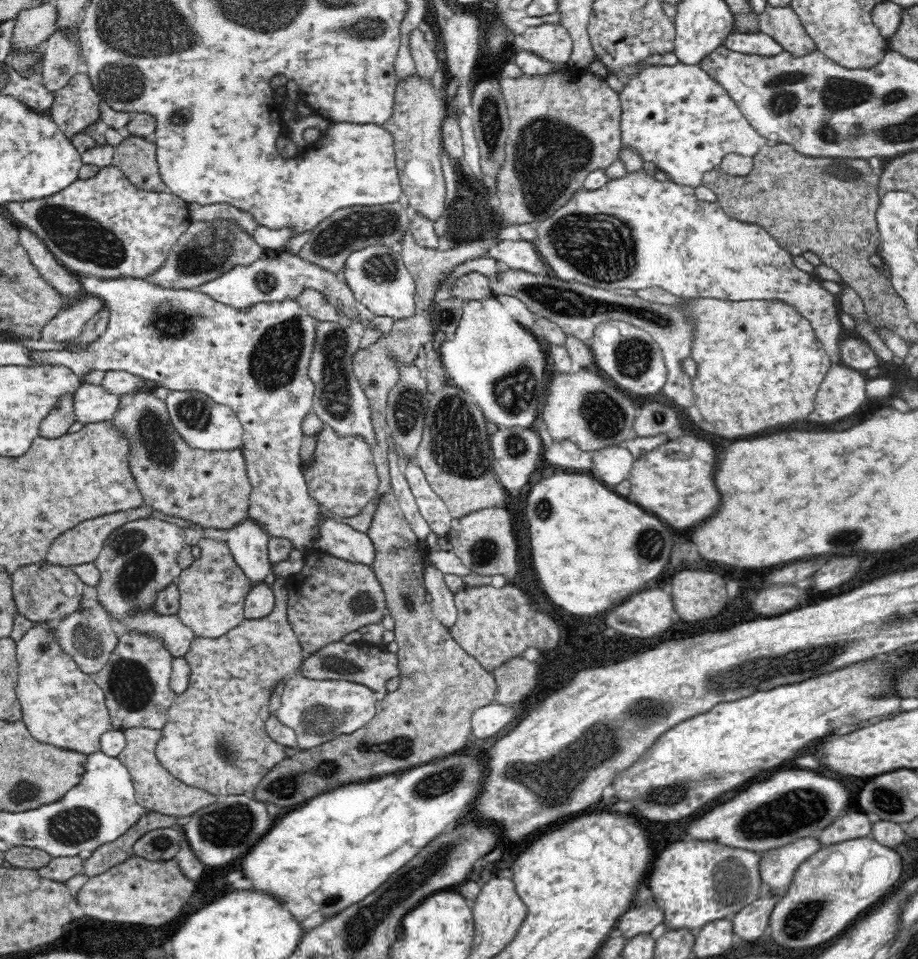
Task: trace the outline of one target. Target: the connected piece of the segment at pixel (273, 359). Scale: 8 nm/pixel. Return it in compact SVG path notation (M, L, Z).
M76 274L78 281L82 285L84 292L87 294L95 294L99 296L104 302L105 306L110 309L109 323L107 329L100 335L92 344L84 346L82 349L76 350L59 350L52 348L52 350L36 350L31 354L31 357L38 364L44 365L64 365L74 371L74 374L80 377L80 380L86 380L90 372L100 372L109 370L126 370L130 374L137 374L143 376L148 380L153 380L158 383L158 386L166 386L171 391L194 390L207 394L214 402L229 406L239 418L243 427L243 446L241 452L243 453L245 464L247 465L247 475L252 489L249 498L249 508L247 510L247 518L254 521L266 531L268 538L286 538L290 540L294 549L308 552L308 550L317 549L316 542L321 531L321 524L325 518L329 516L328 510L325 510L320 503L311 498L302 465L302 440L303 433L301 430L301 423L304 421L304 416L313 410L313 396L315 392L312 381L308 379L309 362L314 350L314 340L316 338L316 319L308 314L296 300L284 300L284 302L277 303L258 303L252 305L246 310L236 310L228 305L222 304L217 300L211 299L206 294L200 293L197 289L166 289L154 285L148 279L135 279L132 277L117 278L117 279L101 279L86 274Z

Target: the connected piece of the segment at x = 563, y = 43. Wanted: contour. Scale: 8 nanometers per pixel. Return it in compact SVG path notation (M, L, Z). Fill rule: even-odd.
M542 24L515 35L512 45L517 50L536 54L544 61L566 66L572 54L573 40L561 24Z

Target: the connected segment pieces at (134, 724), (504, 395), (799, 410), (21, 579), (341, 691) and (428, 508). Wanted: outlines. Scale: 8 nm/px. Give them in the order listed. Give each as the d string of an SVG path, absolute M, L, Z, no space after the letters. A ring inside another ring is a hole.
M128 631L120 636L104 668L91 675L105 694L114 729L125 731L144 727L161 730L166 724L168 709L178 696L169 685L172 660L173 656L164 649L164 643L154 635Z
M493 297L464 301L462 318L453 338L441 345L439 353L449 383L472 396L493 429L530 428L538 416L555 370L552 358L542 352L537 339L530 330L514 322Z
M694 299L693 303L687 308L687 314L695 322L695 341L691 350L691 357L697 362L698 372L693 377L693 391L695 405L700 408L705 422L710 423L715 428L716 434L726 436L726 438L738 438L738 436L752 436L770 428L778 426L788 426L788 424L798 424L807 420L807 416L815 409L815 400L820 385L834 364L828 356L822 343L815 335L812 323L804 318L791 304L781 302L781 300L744 300L740 302L720 299Z
M44 560L20 566L11 577L17 610L29 621L36 624L50 622L53 625L79 609L85 584L71 568L52 565Z
M301 669L296 674L292 674L292 678L285 681L280 701L282 704L276 710L275 717L284 726L295 730L297 734L296 748L300 751L330 742L341 734L352 734L352 731L360 730L360 727L366 726L375 715L376 700L374 700L374 691L371 688L357 682L308 678L301 673Z
M404 462L401 470L410 485L412 495L419 506L419 512L428 522L431 532L439 537L445 536L452 528L453 519L446 503L434 493L423 470L416 462Z

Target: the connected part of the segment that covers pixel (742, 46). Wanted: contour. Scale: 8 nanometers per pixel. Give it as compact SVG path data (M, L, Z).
M761 31L758 33L730 33L723 45L735 52L768 58L783 51L783 48L771 36Z

